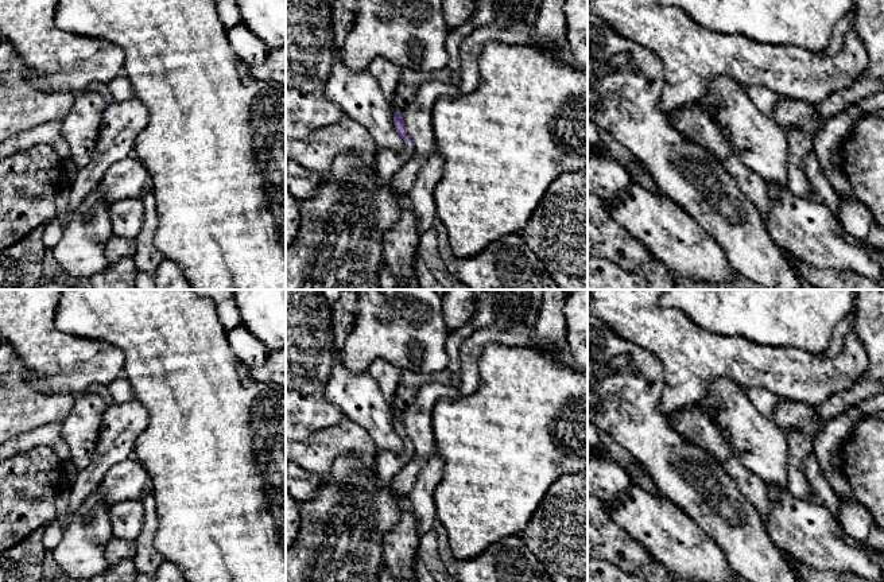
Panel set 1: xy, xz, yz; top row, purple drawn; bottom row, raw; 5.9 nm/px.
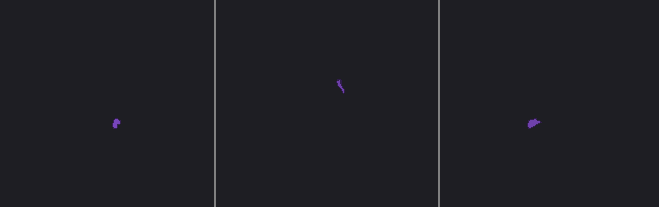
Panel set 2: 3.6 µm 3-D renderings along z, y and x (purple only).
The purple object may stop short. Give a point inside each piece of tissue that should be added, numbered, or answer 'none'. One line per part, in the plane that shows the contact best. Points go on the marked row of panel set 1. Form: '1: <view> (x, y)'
1: xy (99, 88)

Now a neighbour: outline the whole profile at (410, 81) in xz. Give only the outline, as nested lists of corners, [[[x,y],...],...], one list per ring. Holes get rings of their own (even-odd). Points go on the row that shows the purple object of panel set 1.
[[[449,67],[435,71],[415,71],[411,69],[403,69],[399,77],[392,108],[396,112],[402,112],[414,98],[418,89],[427,82],[449,82]]]

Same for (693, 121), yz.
[[[698,101],[672,110],[668,119],[686,139],[710,151],[717,162],[724,163],[726,160],[729,146],[720,135],[707,110]]]

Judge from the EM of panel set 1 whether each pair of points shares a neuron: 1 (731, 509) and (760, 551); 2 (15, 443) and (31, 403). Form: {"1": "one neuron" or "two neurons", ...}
{"1": "one neuron", "2": "two neurons"}

